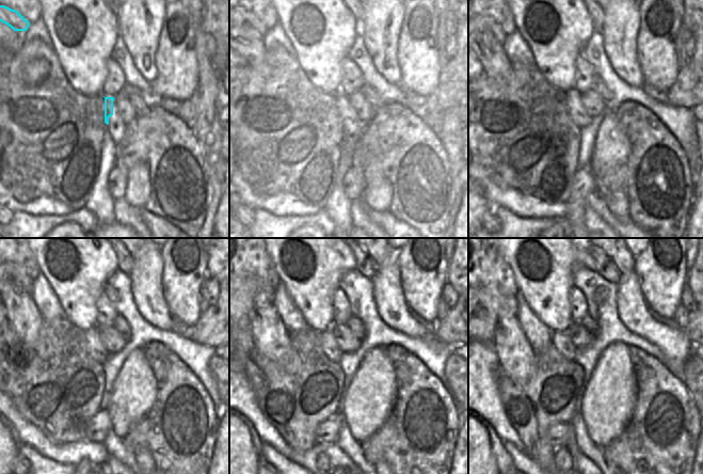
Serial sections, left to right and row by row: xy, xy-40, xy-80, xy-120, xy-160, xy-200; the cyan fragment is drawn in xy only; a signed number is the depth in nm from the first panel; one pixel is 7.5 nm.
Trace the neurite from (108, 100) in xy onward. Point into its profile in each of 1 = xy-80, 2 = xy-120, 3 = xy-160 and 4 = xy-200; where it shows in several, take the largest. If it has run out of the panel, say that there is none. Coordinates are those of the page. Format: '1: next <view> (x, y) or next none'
1: next xy-80 (576, 111)
2: next xy-120 (95, 348)
3: next xy-160 (330, 347)
4: next xy-200 (562, 342)

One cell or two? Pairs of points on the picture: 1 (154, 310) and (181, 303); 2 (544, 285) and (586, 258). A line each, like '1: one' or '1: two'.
1: two
2: one

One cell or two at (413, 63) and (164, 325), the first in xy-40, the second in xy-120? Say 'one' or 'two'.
two

